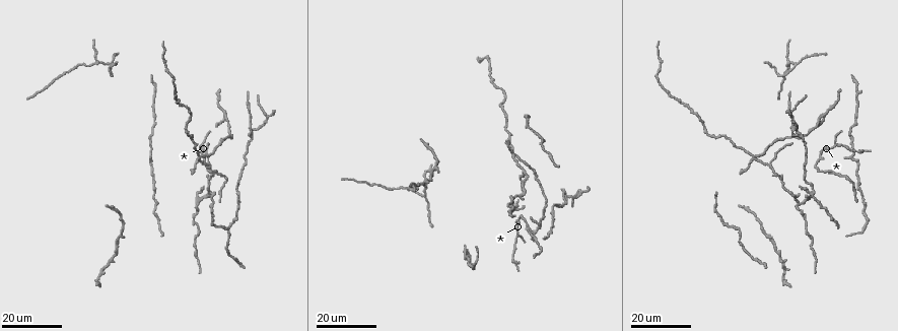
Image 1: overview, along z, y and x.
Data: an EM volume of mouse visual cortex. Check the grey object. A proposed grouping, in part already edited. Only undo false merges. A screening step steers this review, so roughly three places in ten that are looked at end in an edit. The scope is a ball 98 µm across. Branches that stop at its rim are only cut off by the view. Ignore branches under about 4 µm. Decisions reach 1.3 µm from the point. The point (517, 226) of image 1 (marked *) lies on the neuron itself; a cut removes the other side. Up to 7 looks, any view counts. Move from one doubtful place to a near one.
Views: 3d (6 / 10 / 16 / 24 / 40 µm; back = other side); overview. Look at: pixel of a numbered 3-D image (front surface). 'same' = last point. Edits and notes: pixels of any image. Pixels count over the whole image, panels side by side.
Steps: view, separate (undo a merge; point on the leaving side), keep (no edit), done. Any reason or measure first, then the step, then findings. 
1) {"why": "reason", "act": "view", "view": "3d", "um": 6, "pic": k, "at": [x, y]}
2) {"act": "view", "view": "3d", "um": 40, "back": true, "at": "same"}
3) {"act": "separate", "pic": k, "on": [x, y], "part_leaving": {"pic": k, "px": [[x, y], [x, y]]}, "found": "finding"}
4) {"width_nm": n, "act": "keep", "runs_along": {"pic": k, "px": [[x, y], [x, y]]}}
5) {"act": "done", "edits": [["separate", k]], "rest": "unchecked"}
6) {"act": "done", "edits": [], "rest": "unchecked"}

{"why": "arms part here", "act": "view", "view": "3d", "um": 16, "pic": 1, "at": [517, 236]}

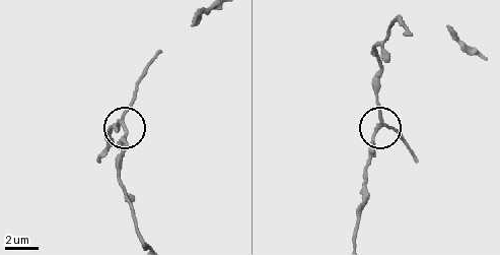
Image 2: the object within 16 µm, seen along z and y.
{"act": "view", "view": "3d", "um": 10, "pic": 2, "at": [121, 119]}

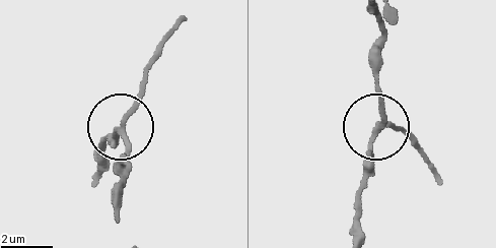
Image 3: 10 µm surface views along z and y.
{"why": "closer look", "act": "view", "view": "3d", "um": 6, "pic": 3, "at": [120, 127]}

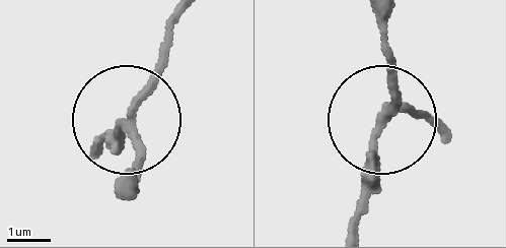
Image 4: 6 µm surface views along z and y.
{"width_nm": 180, "act": "keep", "runs_along": {"pic": 4, "px": [[386, 18], [386, 110], [437, 117]]}, "found": "continuous, no second neuron"}

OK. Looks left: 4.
{"why": "three-way junction", "act": "view", "view": "3d", "um": 24, "pic": 1, "at": [564, 196]}

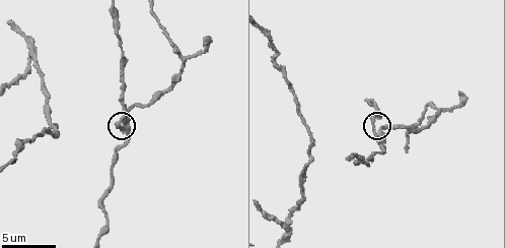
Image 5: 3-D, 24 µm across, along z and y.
{"act": "view", "view": "3d", "um": 10, "pic": 5, "at": [374, 134]}

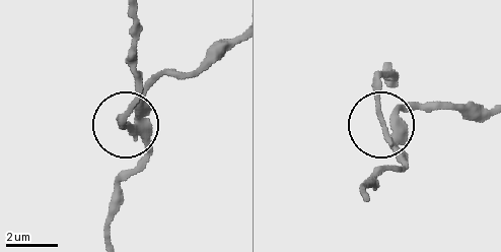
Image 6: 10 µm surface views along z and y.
{"arms": 3, "act": "separate", "pic": 6, "on": [381, 105], "part_leaving": {"pic": 6, "px": [[135, 130], [124, 120], [137, 86], [137, 14]]}, "found": "a second neuron is stuck on"}

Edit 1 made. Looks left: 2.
{"why": "branch point", "act": "view", "view": "3d", "um": 24, "pic": 1, "at": [95, 61]}

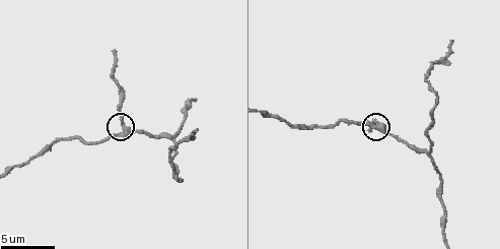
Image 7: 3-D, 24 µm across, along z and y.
{"act": "view", "view": "3d", "um": 10, "pic": 7, "at": [124, 131]}

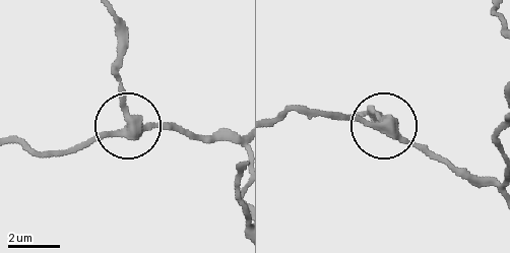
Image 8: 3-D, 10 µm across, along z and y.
{"act": "keep", "found": "one neuron here"}

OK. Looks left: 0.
{"act": "done", "edits": [["separate", 6]], "rest": "unchecked"}

